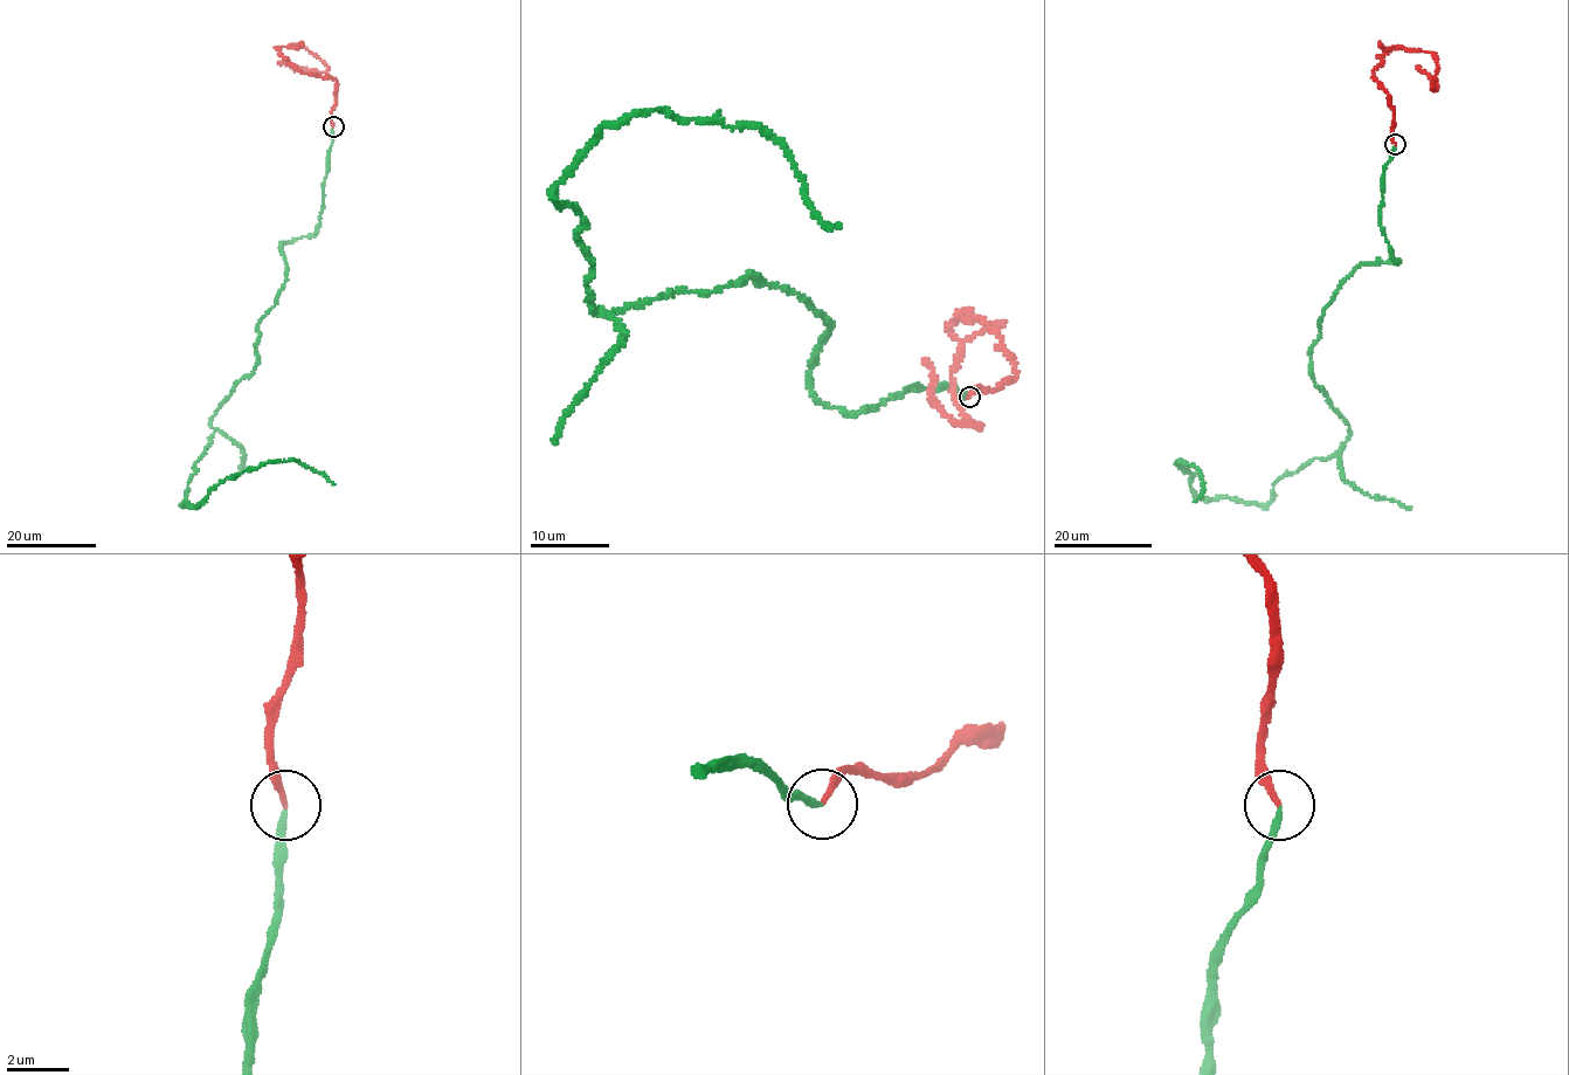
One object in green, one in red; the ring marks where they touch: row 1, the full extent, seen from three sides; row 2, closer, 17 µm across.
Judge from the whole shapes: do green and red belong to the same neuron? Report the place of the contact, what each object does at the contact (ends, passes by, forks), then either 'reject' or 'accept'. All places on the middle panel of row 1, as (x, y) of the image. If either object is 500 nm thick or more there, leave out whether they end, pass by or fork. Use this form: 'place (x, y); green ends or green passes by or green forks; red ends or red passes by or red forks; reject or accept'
place (969, 397); green ends; red ends; accept

